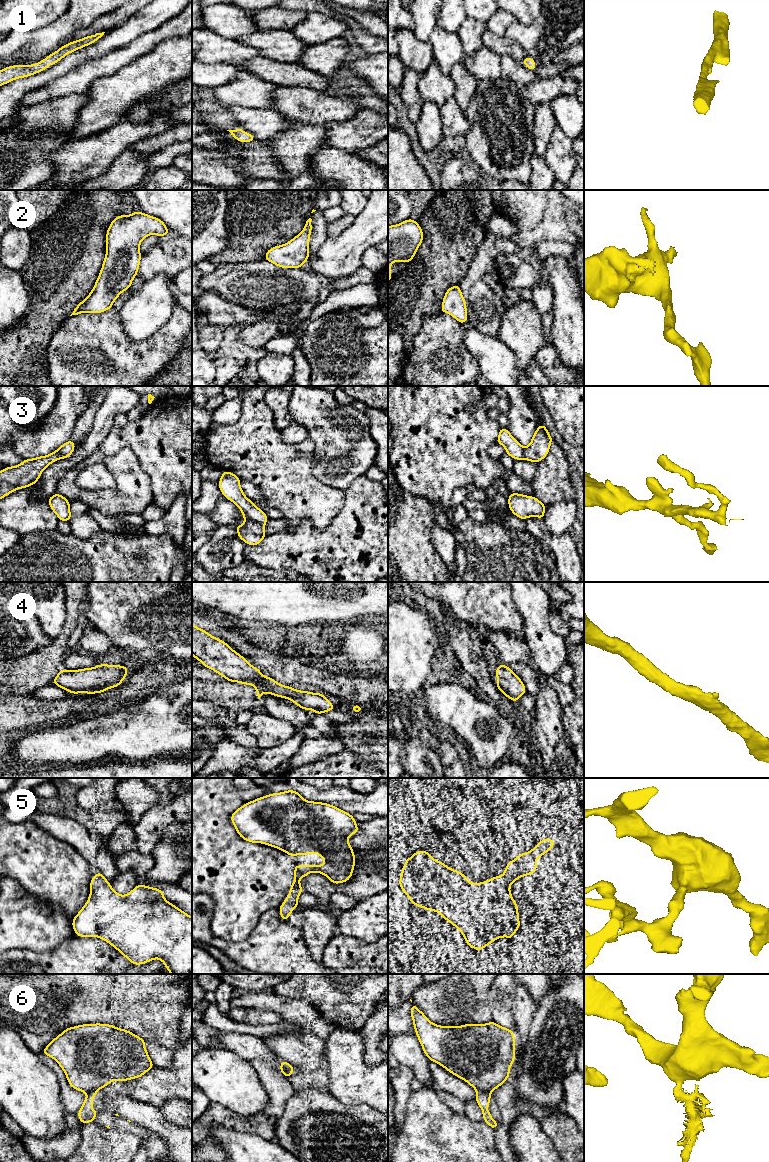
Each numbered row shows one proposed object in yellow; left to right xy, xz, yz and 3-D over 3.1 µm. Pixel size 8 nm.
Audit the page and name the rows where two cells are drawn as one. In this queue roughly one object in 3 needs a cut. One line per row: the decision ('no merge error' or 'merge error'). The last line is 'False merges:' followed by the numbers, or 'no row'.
1: no merge error
2: no merge error
3: merge error
4: no merge error
5: no merge error
6: merge error
False merges: 3, 6

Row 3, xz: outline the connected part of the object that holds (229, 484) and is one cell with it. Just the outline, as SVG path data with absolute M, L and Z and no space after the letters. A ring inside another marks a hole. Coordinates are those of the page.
M224 471L220 477L218 487L224 497L232 501L249 519L265 525L268 521L267 515L245 496L240 486L240 480L233 472Z

